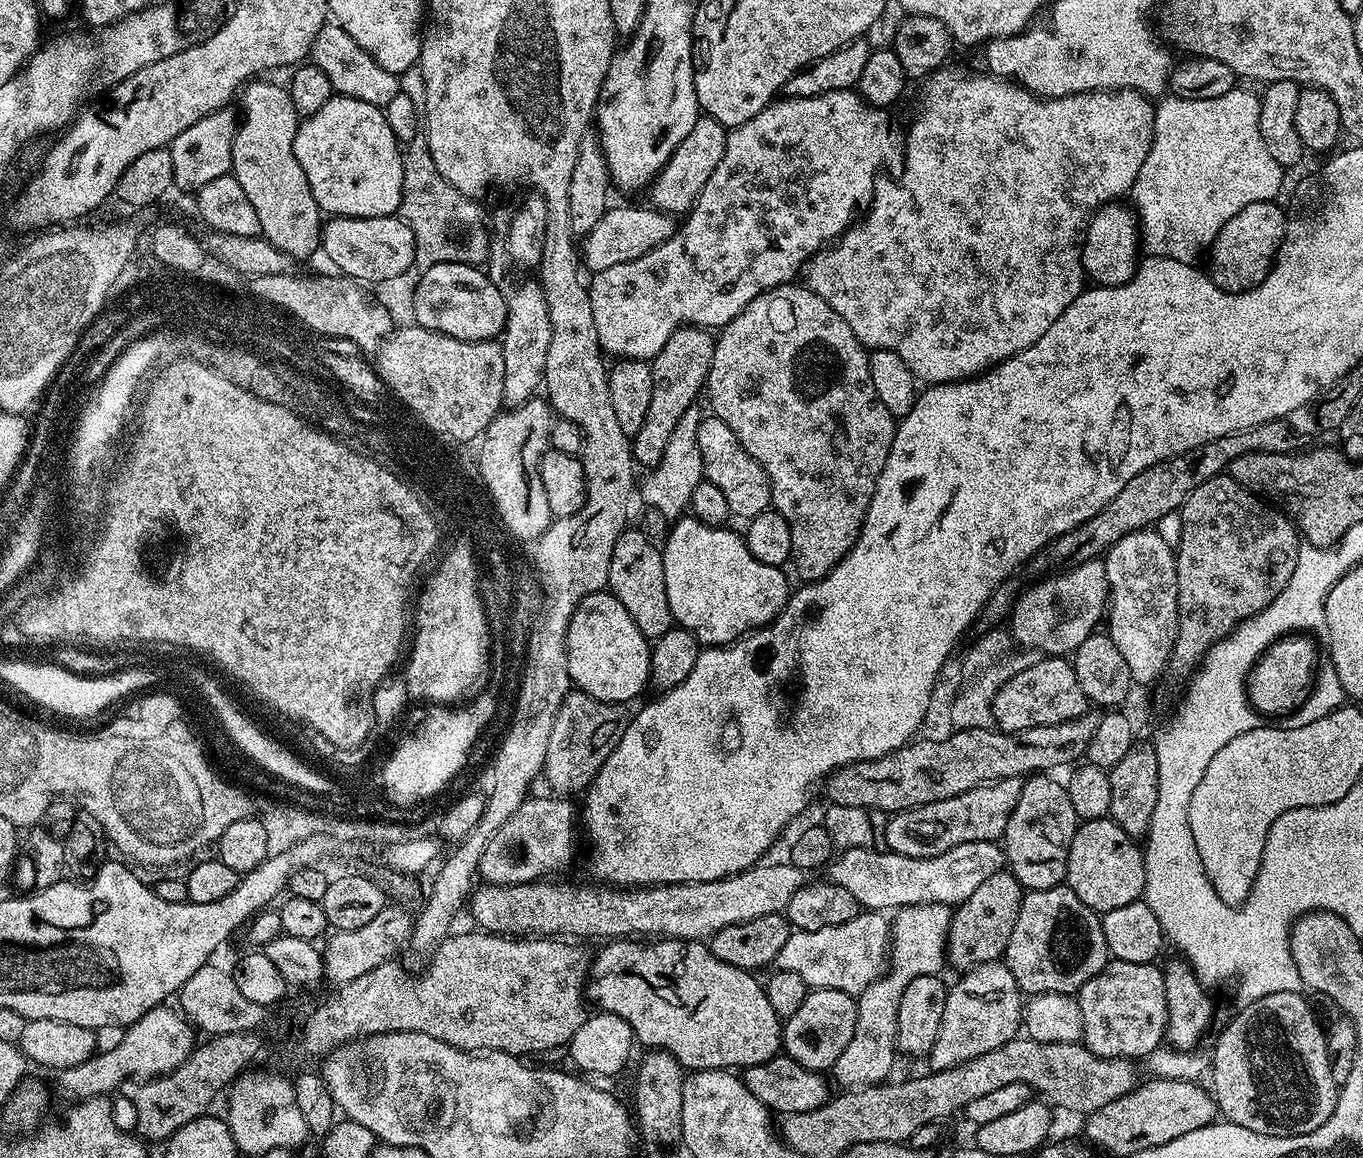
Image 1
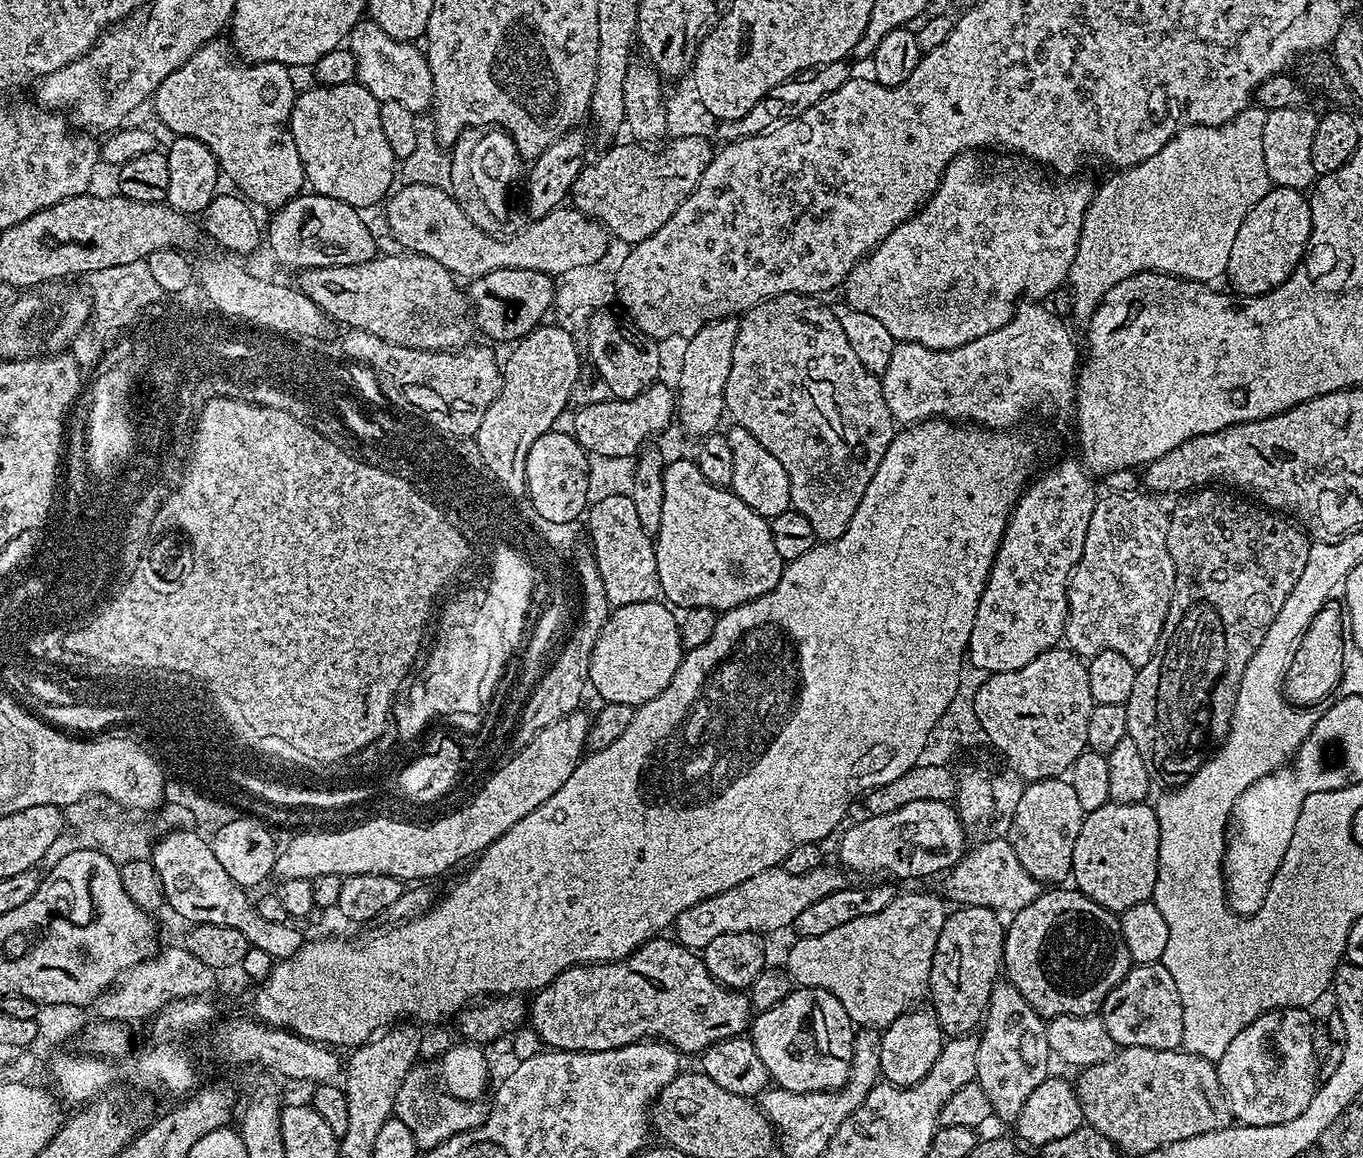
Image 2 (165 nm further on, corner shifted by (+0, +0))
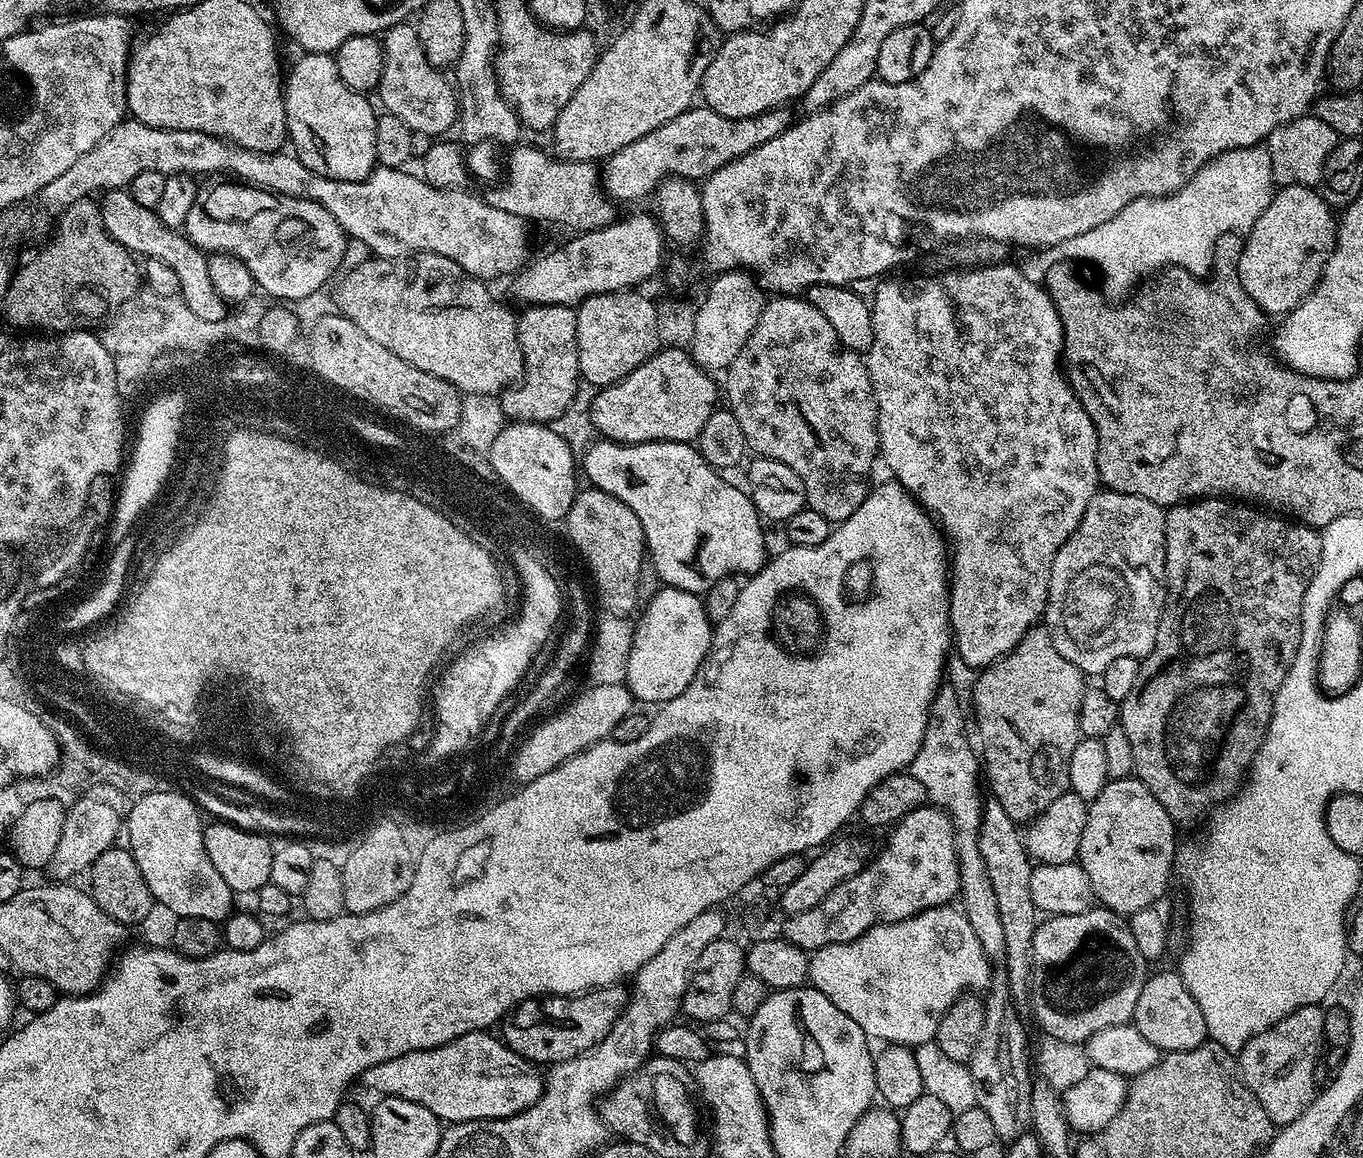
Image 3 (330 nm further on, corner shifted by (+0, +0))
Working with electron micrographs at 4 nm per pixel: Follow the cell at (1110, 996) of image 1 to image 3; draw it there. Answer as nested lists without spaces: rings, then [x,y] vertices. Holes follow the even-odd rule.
[[[1153,971],[1142,986],[1142,994],[1138,994],[1138,1006],[1134,1006],[1131,1023],[1135,1024],[1138,1034],[1154,1042],[1161,1053],[1185,1052],[1202,1046],[1208,1040],[1206,1018],[1202,1018],[1202,1010],[1198,1010],[1198,1002],[1194,1002],[1194,994],[1186,990],[1186,982],[1179,971]]]

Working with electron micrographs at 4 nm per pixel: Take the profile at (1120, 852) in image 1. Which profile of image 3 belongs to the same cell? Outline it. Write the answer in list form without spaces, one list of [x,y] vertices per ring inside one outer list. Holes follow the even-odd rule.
[[[1129,778],[1127,780],[1109,780],[1108,785],[1088,804],[1086,826],[1082,830],[1080,855],[1078,862],[1082,870],[1086,870],[1086,878],[1090,878],[1093,897],[1103,907],[1112,912],[1131,914],[1151,908],[1164,896],[1168,888],[1168,879],[1173,879],[1176,862],[1176,840],[1178,825],[1176,821],[1162,810],[1162,802],[1150,794],[1150,790],[1142,781]]]

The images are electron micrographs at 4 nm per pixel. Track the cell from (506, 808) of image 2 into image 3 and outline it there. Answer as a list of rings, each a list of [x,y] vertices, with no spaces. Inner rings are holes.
[[[627,683],[592,684],[588,686],[585,692],[578,693],[561,712],[558,711],[553,711],[548,717],[553,716],[549,720],[542,721],[528,737],[525,738],[524,736],[522,743],[515,749],[514,755],[510,760],[510,772],[511,774],[513,772],[520,779],[519,783],[521,785],[529,784],[534,778],[542,778],[542,774],[546,774],[550,770],[562,766],[562,762],[574,758],[579,752],[584,752],[587,748],[592,748],[596,744],[609,739],[614,726],[618,726],[618,722],[622,722],[622,718],[626,718],[626,714],[634,711],[634,701],[632,699],[632,691],[628,689]]]

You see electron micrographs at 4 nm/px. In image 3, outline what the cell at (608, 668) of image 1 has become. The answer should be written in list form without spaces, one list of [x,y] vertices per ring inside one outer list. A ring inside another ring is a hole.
[[[664,586],[643,608],[636,629],[630,633],[632,645],[624,678],[633,701],[659,706],[678,698],[694,682],[694,674],[712,648],[714,625],[708,621],[703,599],[695,592]]]

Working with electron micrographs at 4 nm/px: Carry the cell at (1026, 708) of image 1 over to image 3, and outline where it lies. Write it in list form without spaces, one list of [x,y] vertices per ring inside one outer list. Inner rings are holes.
[[[1044,626],[1031,628],[1014,651],[1007,652],[1001,660],[977,675],[971,711],[976,714],[976,728],[980,731],[982,772],[987,787],[988,784],[992,787],[991,795],[1002,802],[1012,820],[1035,820],[1039,812],[1054,802],[1054,798],[1069,791],[1070,754],[1074,754],[1074,746],[1078,746],[1082,738],[1078,712],[1082,710],[1082,698],[1086,691],[1084,680],[1085,673],[1080,672],[1074,662],[1066,662],[1066,658],[1058,654],[1058,646],[1054,646],[1054,638]]]

